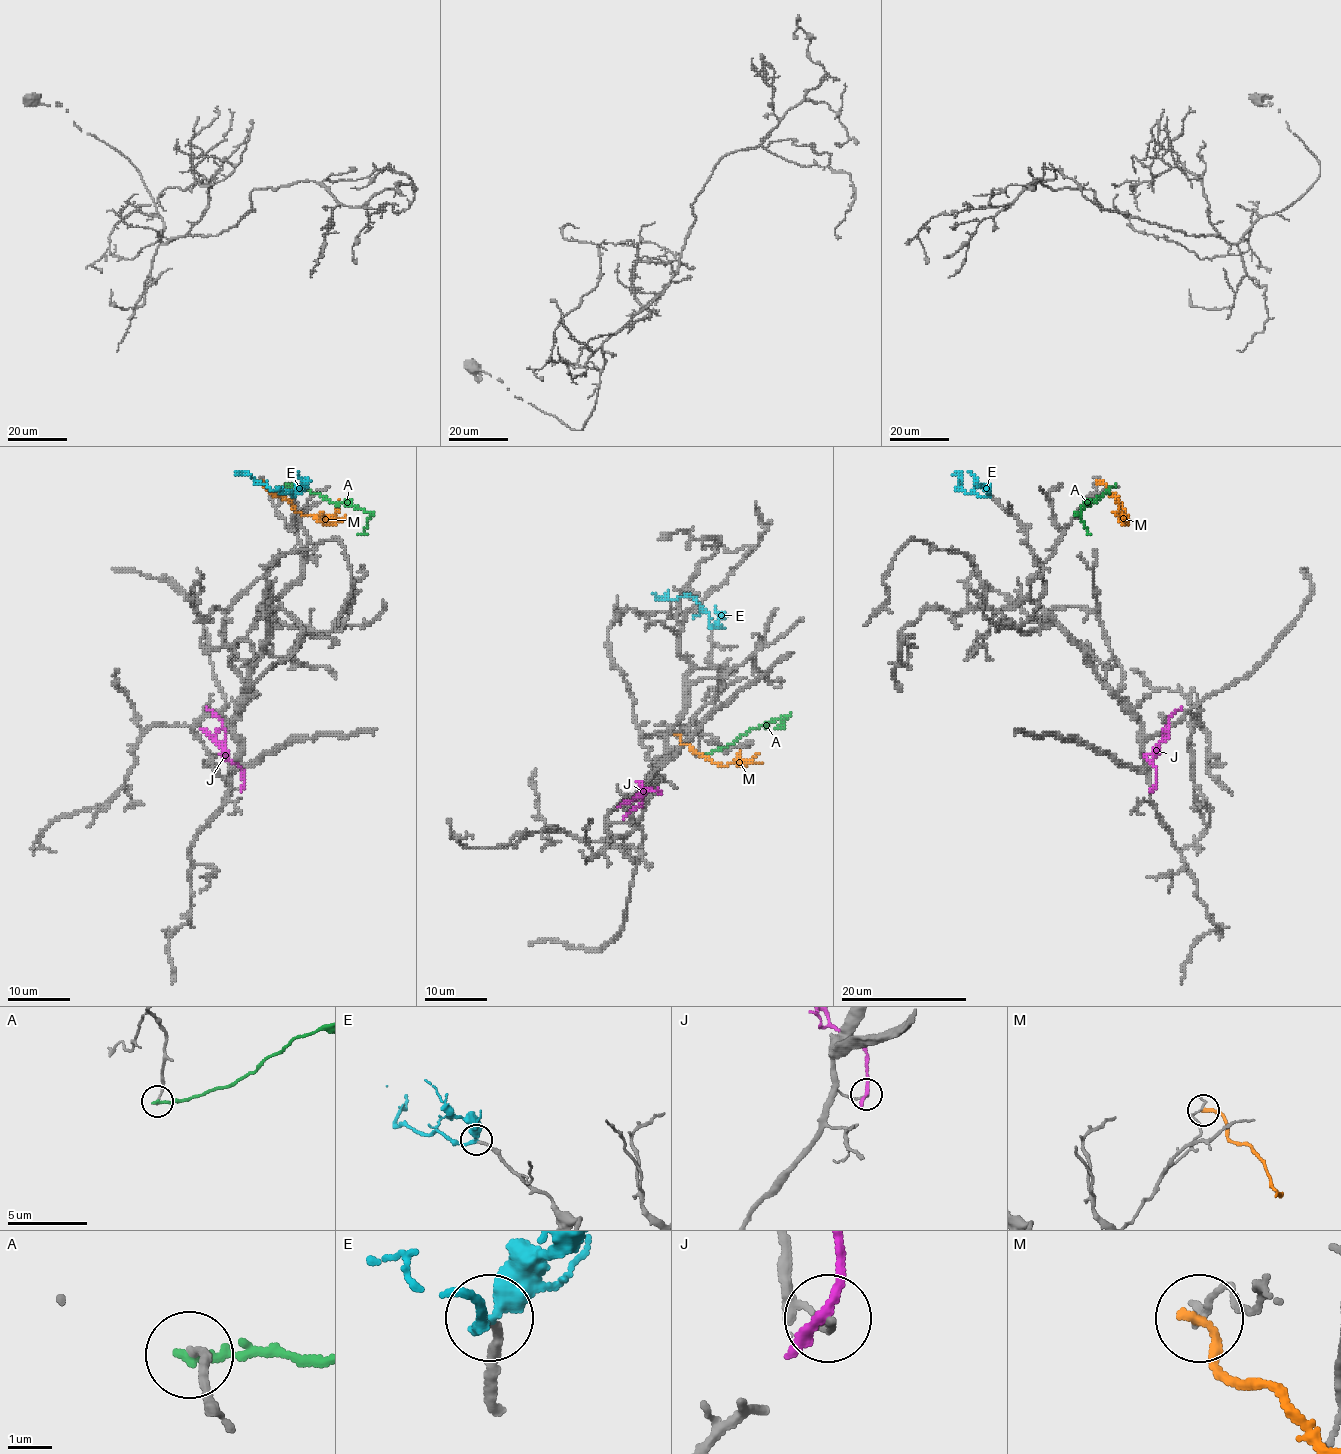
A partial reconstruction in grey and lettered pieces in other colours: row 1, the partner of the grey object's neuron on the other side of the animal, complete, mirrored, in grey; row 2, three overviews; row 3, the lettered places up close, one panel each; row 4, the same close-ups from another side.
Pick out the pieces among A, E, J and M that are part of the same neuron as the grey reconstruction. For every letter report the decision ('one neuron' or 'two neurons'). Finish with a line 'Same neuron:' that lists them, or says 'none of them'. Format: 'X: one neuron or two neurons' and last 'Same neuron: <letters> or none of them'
A: two neurons
E: one neuron
J: two neurons
M: two neurons
Same neuron: E

